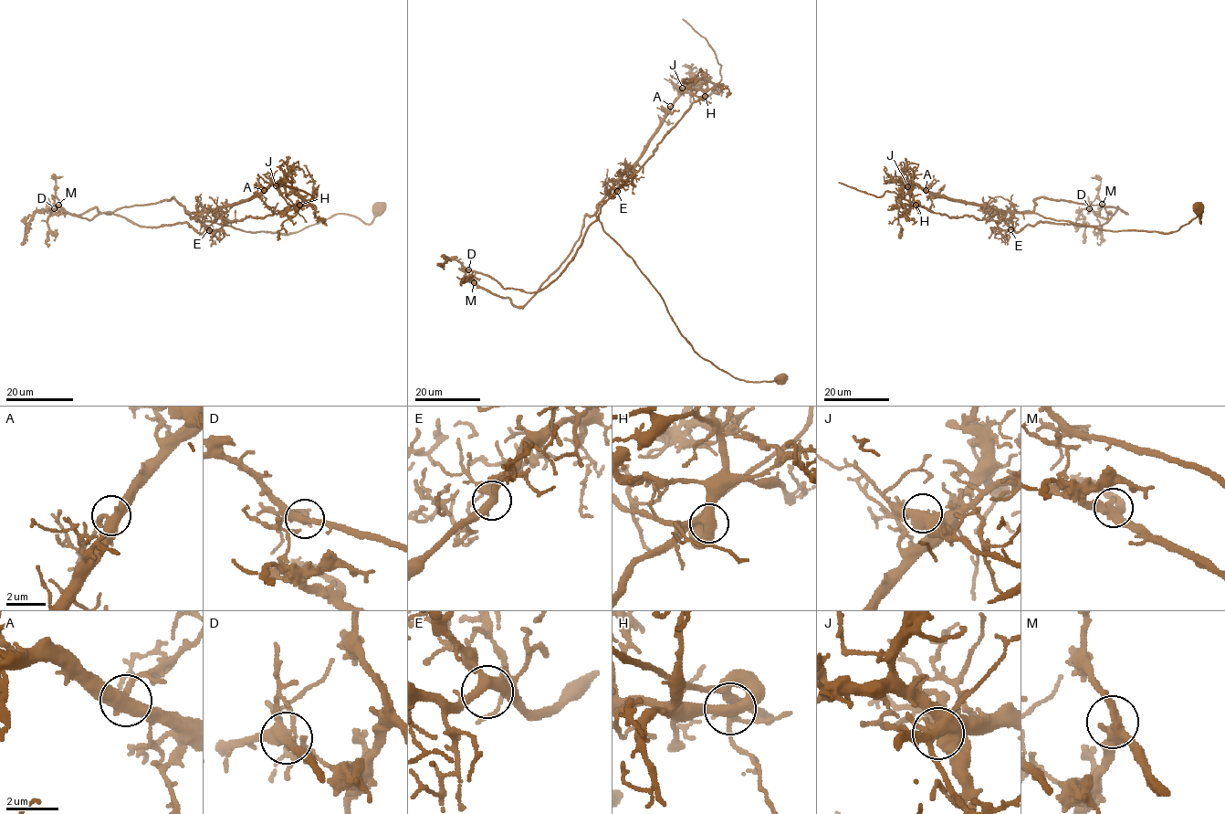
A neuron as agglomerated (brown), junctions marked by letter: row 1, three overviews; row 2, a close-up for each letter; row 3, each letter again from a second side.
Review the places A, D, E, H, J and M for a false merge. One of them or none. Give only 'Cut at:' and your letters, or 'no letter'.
Cut at: H

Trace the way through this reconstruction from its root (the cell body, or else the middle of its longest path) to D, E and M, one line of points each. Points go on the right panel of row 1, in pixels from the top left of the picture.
D: (1198, 208), (1200, 223), (1198, 213), (1176, 231), (1106, 231), (1044, 218), (1034, 202), (1089, 208)
E: (1198, 208), (1200, 223), (1198, 213), (1168, 233), (1106, 231), (1035, 213), (1013, 213), (1004, 219), (1010, 229)
M: (1198, 208), (1200, 223), (1198, 213), (1168, 233), (1034, 211), (1047, 197), (1125, 212), (1102, 204)

